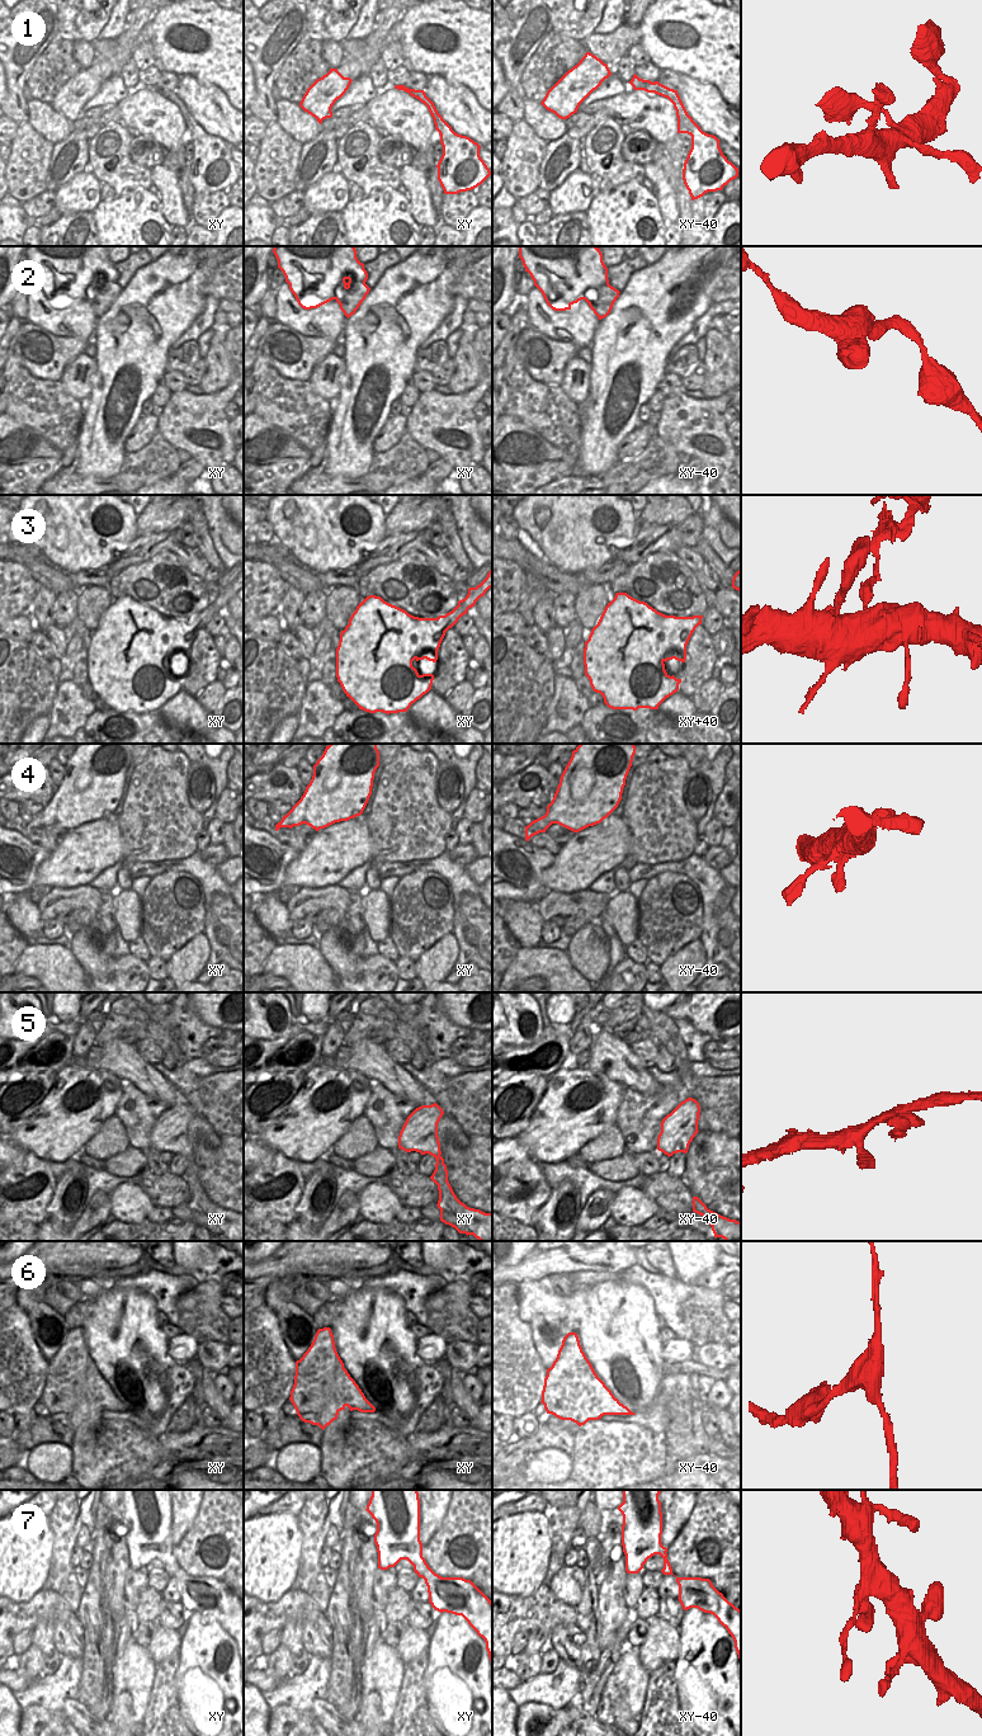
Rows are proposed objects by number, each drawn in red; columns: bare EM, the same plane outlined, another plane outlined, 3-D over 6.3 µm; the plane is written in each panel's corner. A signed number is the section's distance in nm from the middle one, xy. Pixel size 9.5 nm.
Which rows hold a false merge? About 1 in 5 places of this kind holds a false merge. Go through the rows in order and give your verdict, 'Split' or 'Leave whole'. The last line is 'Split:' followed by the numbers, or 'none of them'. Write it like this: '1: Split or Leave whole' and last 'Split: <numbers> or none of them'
1: Leave whole
2: Leave whole
3: Split
4: Leave whole
5: Leave whole
6: Split
7: Leave whole
Split: 3, 6

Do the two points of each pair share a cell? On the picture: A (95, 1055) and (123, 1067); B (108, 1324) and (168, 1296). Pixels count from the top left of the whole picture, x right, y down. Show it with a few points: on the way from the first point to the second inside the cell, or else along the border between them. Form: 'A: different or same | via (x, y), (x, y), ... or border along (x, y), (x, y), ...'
A: different | border along (104, 1045), (98, 1066)
B: different | border along (128, 1287), (146, 1292), (157, 1310)

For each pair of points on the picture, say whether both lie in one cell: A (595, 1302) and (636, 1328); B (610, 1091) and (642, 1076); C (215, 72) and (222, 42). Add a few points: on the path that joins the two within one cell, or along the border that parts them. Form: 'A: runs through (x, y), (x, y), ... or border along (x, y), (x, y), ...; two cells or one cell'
A: runs through (605, 1312), (621, 1328), (626, 1328); one cell
B: border along (595, 1072), (604, 1074), (624, 1088); two cells
C: runs through (215, 65), (216, 50); one cell

